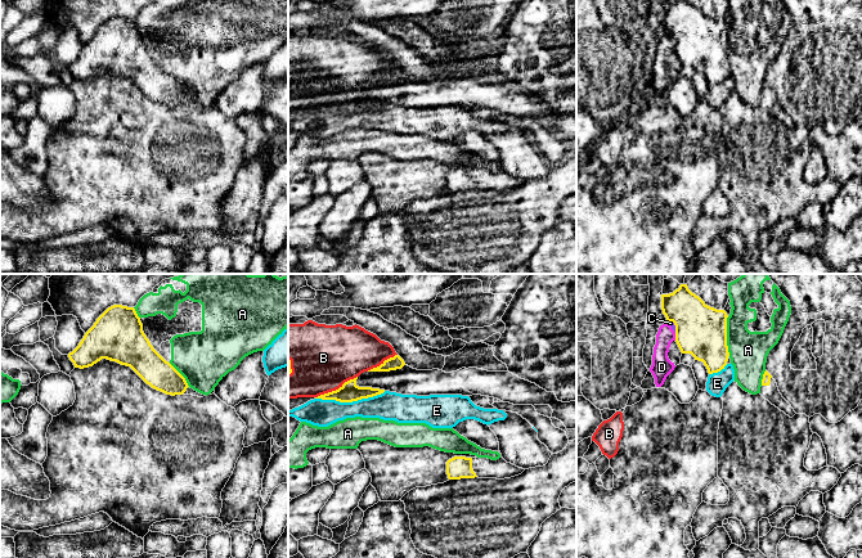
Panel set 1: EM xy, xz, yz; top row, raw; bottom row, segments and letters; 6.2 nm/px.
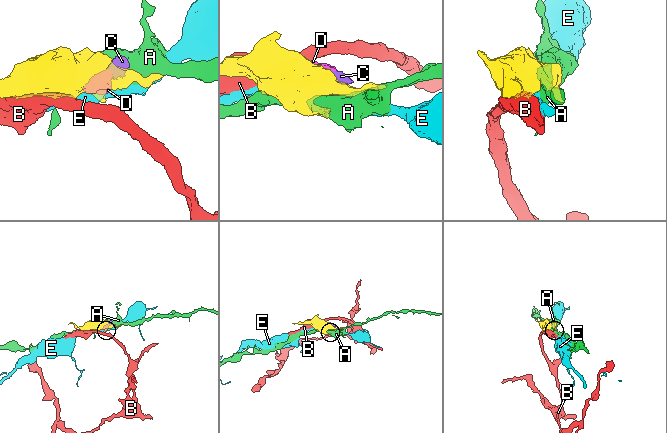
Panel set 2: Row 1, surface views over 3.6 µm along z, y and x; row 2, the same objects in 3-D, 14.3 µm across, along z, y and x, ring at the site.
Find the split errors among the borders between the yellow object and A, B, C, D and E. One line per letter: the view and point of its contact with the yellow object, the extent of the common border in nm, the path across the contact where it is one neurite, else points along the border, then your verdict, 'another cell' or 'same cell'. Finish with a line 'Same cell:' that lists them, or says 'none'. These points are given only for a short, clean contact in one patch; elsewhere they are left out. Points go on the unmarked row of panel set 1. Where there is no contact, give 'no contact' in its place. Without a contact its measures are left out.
A: contact yz (726, 48); length 240 nm; another cell
B: contact xz (336, 102); length 300 nm; another cell
C: contact yz (674, 36); length 90 nm; border yz (668, 32), (673, 35), (676, 44); another cell
D: contact yz (676, 49); length 50 nm; another cell
E: contact xz (350, 113); length 440 nm; another cell
Same cell: none

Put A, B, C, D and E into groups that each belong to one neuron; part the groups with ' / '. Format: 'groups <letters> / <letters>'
groups A / B / C D / E

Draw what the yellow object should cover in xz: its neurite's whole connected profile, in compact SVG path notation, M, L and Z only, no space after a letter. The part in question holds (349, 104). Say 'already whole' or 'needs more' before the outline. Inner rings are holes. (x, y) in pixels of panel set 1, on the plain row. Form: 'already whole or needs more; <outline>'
already whole; M356 90L345 94L338 102L320 107L315 111L336 112L340 114L353 114L362 111L373 109L385 104L385 102L372 99L359 99Z

